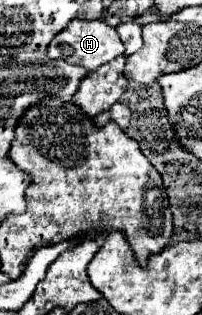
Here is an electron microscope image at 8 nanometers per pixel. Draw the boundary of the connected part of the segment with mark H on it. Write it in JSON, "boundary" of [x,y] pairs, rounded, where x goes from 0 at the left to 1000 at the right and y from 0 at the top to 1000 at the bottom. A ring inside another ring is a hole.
{"boundary":[[[376,57],[297,108],[277,108],[257,140],[238,146],[238,178],[257,190],[327,190],[347,203],[386,203],[436,222],[495,216],[505,203],[564,190],[604,165],[614,165],[614,140],[604,140],[574,89],[525,76],[515,63],[386,63]]]}

